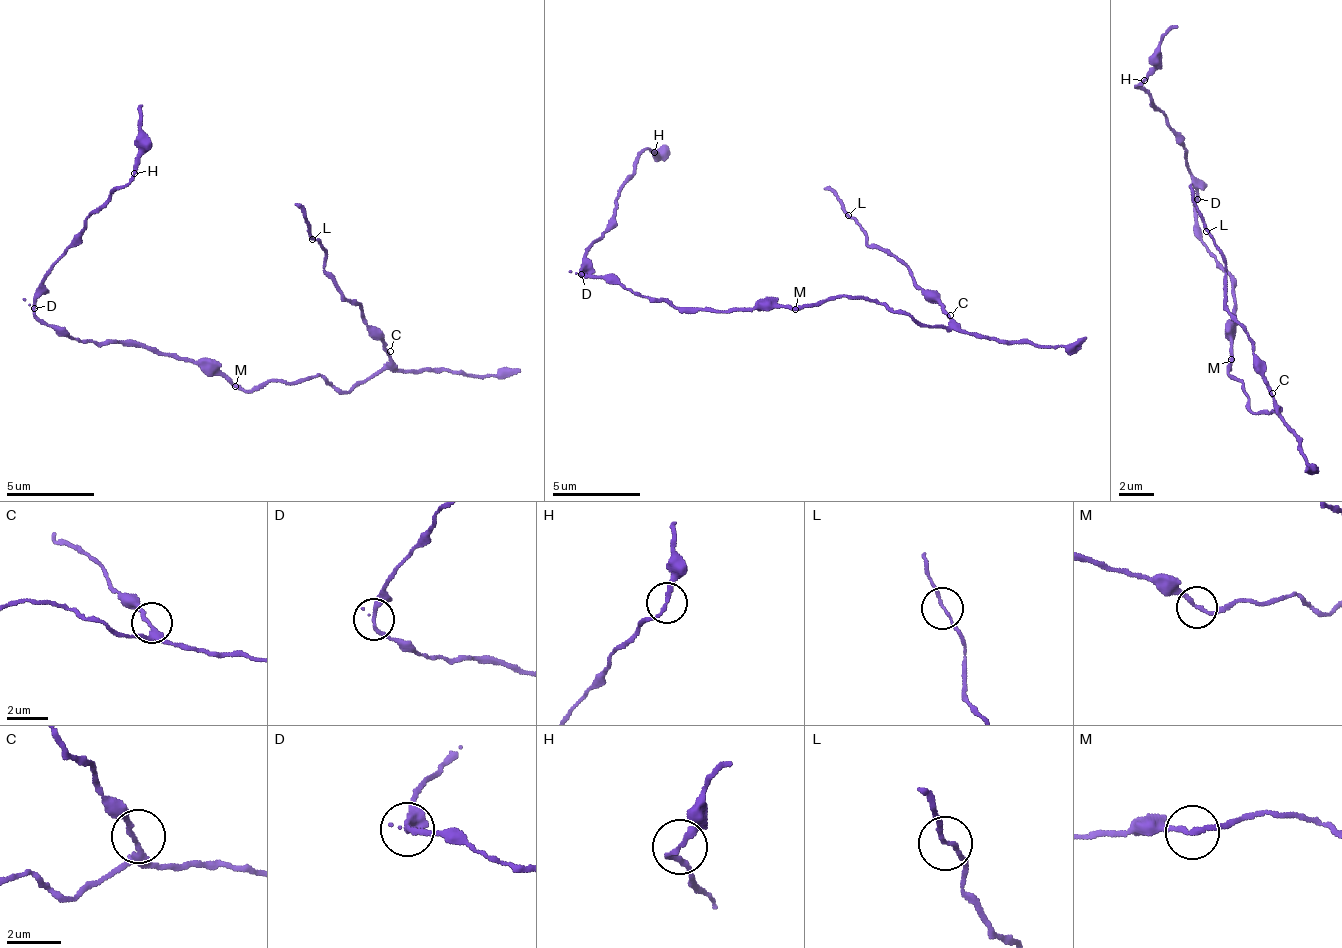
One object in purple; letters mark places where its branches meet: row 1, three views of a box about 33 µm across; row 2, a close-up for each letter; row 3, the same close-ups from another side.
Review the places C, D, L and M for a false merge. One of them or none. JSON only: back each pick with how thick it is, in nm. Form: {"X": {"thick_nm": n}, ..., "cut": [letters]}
{"D": {"thick_nm": 180}, "cut": ["D"]}

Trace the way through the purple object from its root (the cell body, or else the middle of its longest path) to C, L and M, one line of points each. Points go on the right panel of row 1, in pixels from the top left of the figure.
C: (1231, 325), (1234, 342), (1228, 371), (1247, 393), (1249, 412), (1270, 412), (1276, 404), (1272, 393)
L: (1231, 325), (1231, 380), (1249, 412), (1270, 412), (1261, 359), (1227, 308), (1224, 255), (1205, 230)
M: (1231, 325), (1234, 342), (1230, 348), (1231, 359)

